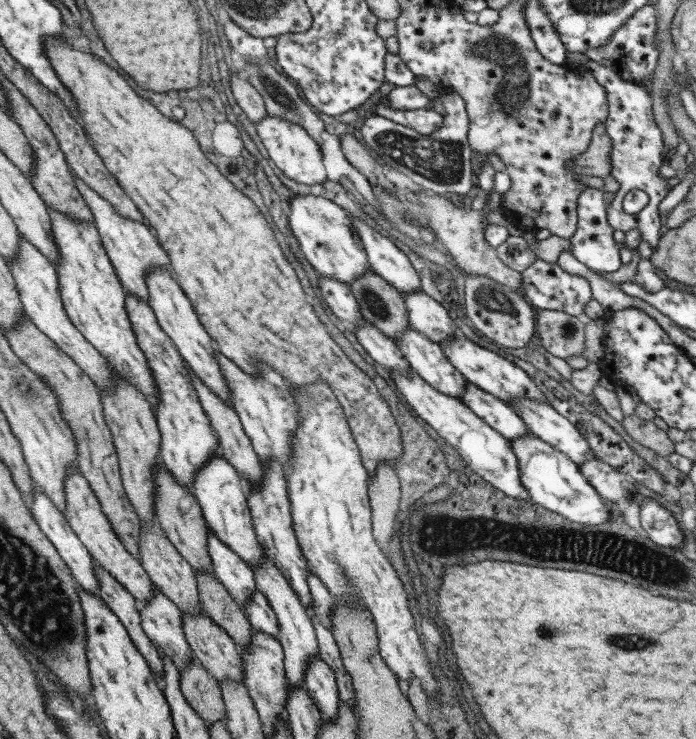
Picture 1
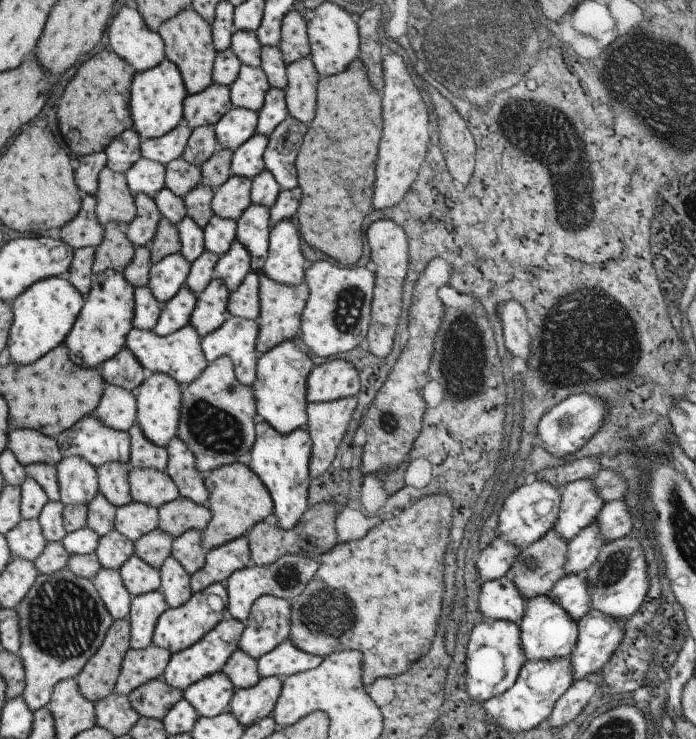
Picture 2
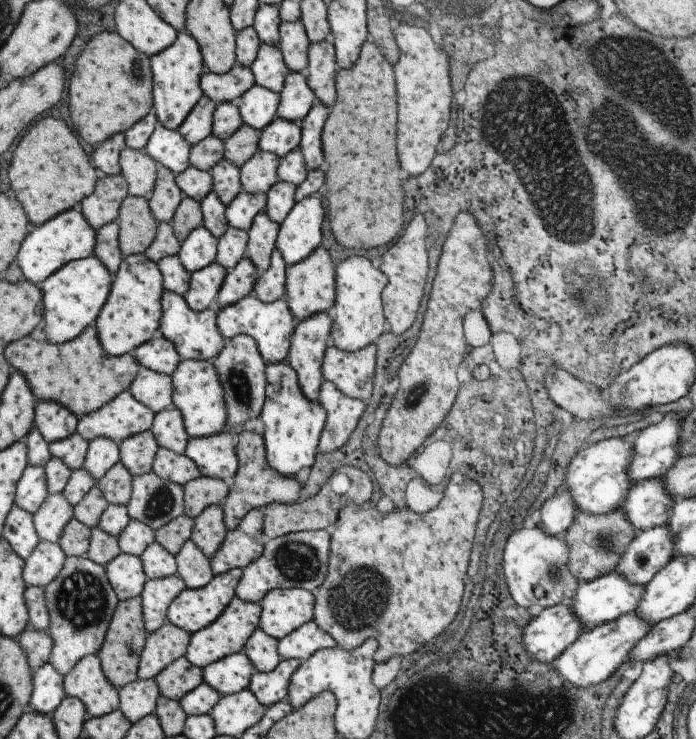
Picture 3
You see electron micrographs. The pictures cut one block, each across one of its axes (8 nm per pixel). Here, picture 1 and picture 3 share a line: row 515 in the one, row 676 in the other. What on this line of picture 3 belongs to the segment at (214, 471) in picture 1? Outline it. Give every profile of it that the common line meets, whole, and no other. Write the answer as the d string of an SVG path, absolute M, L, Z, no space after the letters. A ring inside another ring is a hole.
M242 651L213 661L201 669L203 682L221 695L235 694L248 688L254 668Z

